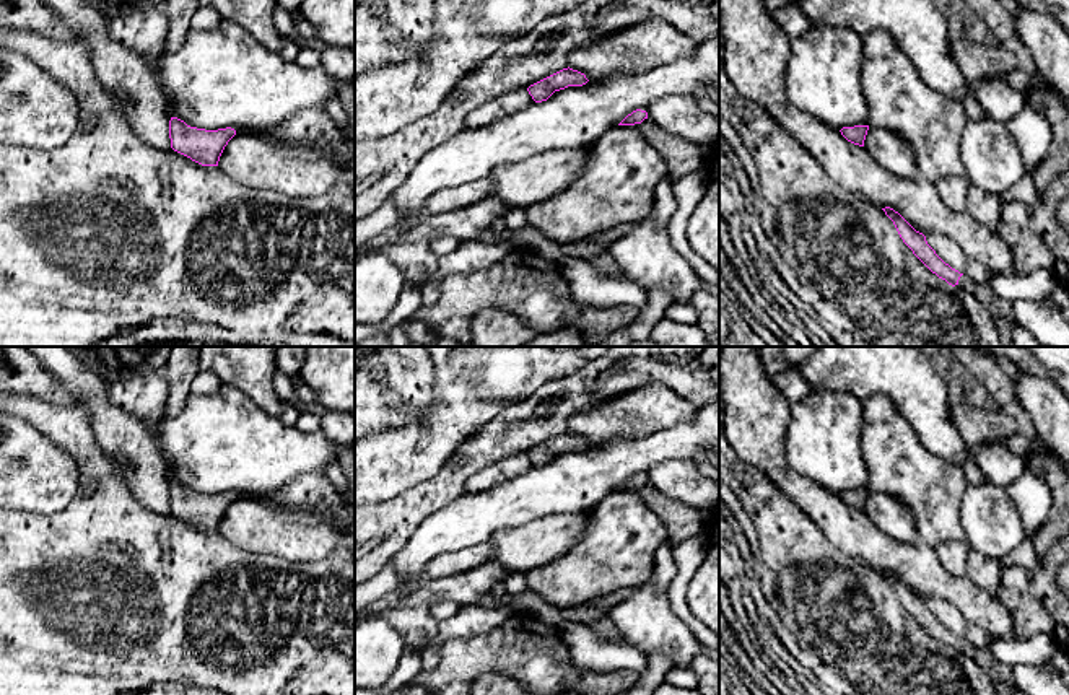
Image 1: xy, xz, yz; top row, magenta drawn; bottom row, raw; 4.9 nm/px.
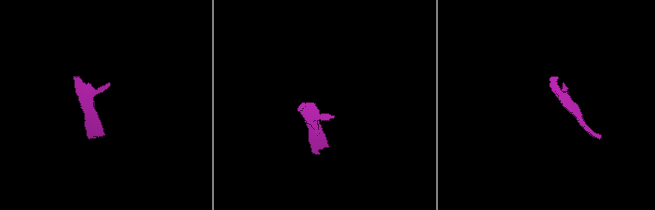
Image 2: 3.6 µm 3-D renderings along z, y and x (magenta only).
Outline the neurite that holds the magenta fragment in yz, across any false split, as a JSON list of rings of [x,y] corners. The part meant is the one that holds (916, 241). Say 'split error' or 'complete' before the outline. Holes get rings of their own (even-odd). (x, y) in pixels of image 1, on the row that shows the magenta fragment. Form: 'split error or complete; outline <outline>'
split error; outline [[[890,207],[882,210],[893,221],[903,243],[932,273],[952,286],[958,285],[960,288],[970,291],[978,303],[989,311],[991,317],[999,327],[1002,345],[1012,347],[1012,327],[1017,324],[1012,303],[1001,298],[989,283],[976,283],[968,275],[963,275],[945,264],[927,244],[926,236],[916,231],[898,212]]]

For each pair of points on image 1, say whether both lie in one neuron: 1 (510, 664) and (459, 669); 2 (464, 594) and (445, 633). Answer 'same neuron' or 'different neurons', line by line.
1: same neuron
2: different neurons

